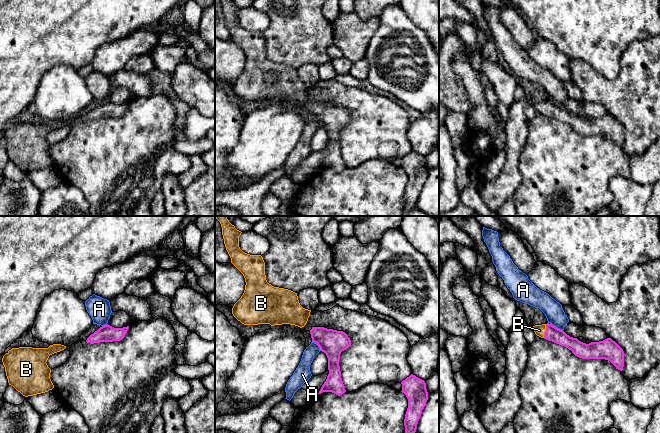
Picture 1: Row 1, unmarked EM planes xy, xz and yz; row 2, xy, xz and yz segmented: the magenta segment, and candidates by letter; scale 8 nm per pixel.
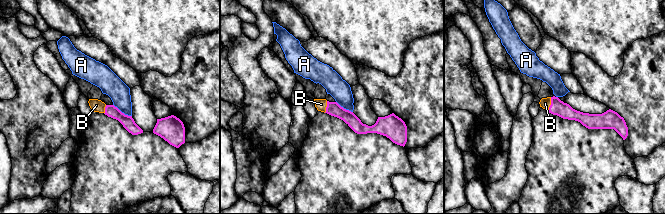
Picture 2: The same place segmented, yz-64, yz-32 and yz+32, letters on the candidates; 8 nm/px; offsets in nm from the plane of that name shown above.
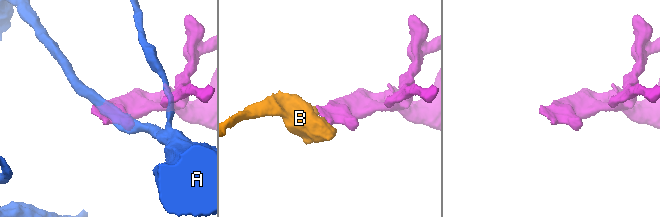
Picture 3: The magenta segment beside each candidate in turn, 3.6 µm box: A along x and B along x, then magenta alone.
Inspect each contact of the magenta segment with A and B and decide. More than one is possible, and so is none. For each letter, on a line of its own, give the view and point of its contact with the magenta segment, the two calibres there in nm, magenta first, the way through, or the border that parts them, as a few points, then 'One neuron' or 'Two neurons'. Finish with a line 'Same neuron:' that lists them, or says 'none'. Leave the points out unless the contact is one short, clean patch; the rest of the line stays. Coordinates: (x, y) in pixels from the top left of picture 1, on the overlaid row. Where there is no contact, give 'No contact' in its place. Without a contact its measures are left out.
A: Touches magenta at yz (555, 327). Thickness 120 nm (magenta) against 150 nm. Two neurons
B: Touches magenta at yz (545, 331). Thickness 120 nm (magenta) against 90 nm. One neuron
Same neuron: B

